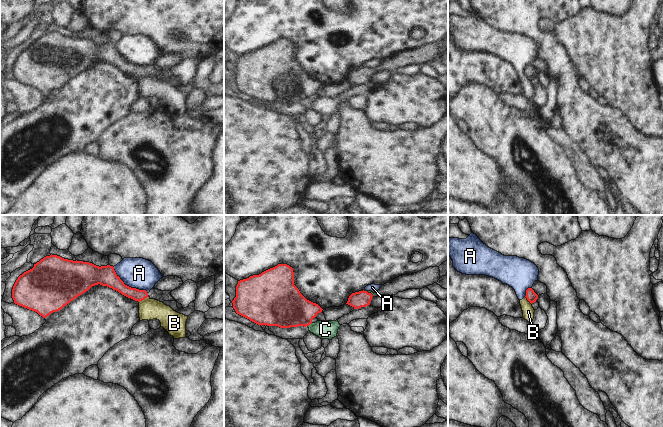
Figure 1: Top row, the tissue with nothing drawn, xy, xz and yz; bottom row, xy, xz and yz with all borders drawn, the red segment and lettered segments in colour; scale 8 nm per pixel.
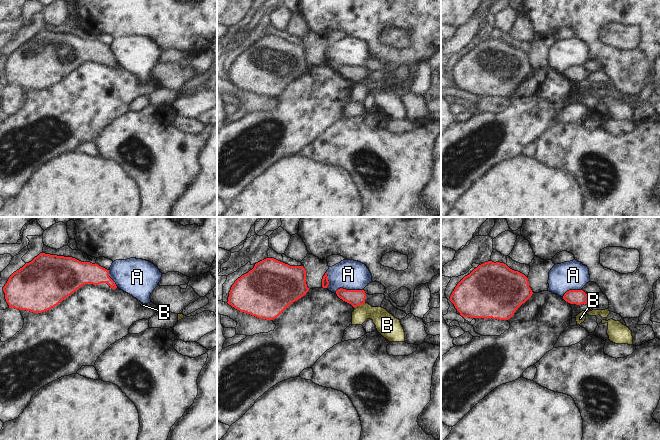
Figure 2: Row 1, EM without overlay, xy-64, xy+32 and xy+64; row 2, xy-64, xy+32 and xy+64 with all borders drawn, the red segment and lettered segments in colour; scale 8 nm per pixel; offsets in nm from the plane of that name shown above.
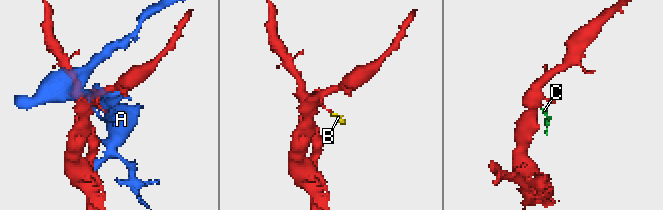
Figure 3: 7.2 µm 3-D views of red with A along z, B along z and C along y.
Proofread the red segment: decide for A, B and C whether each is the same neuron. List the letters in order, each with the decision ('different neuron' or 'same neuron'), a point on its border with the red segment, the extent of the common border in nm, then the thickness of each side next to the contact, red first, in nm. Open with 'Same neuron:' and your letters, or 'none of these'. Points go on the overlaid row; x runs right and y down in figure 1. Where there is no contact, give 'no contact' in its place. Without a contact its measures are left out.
Same neuron: none of these
A: different neuron; contact xy (128, 286); length 360 nm; calibres 160 and 240 nm
B: different neuron; contact xy (143, 299); length 90 nm; calibres 100 and 170 nm
C: different neuron; contact xz (310, 323); length 50 nm; calibres 340 and 140 nm

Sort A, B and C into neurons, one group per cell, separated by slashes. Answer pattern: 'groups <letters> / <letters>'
groups A B / C

